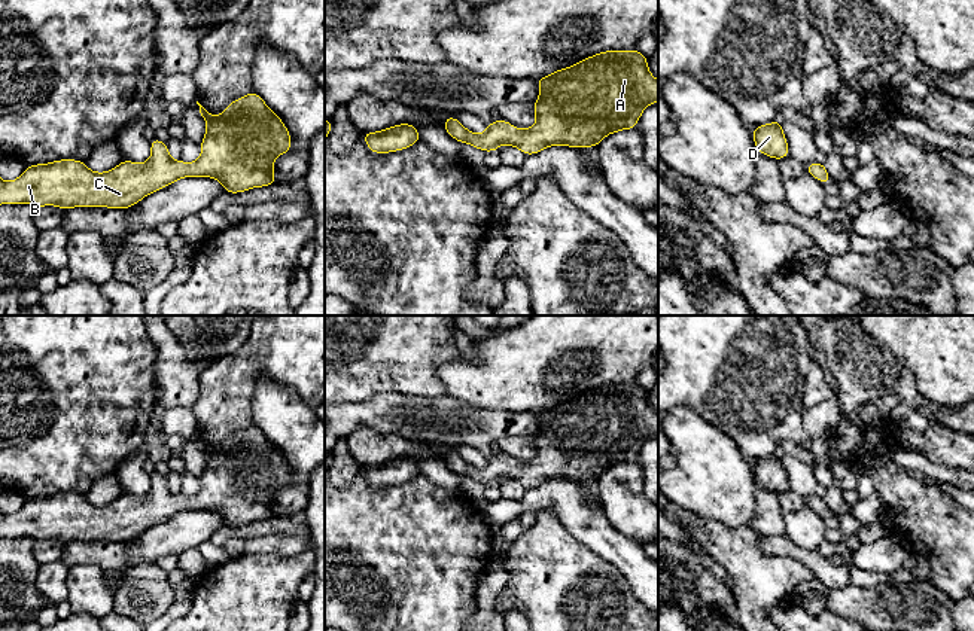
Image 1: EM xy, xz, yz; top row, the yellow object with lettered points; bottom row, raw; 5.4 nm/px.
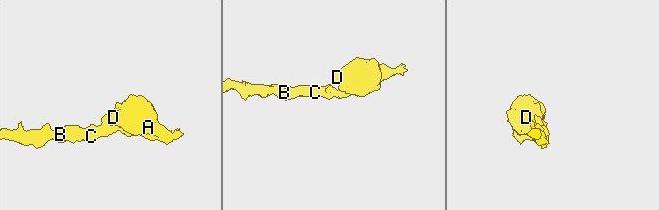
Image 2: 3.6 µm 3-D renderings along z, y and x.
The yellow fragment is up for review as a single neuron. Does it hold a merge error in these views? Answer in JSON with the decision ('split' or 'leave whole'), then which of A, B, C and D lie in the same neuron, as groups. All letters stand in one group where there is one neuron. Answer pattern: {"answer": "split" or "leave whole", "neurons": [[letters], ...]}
{"answer": "leave whole", "neurons": [["A", "B", "C", "D"]]}

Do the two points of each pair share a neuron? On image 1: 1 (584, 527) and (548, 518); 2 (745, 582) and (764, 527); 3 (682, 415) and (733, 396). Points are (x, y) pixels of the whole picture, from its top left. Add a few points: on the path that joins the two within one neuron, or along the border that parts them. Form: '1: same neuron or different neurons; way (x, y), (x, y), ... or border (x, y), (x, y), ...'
1: different neurons; border (536, 511), (551, 509), (586, 545)
2: different neurons; border (748, 526), (757, 535)
3: different neurons; border (673, 407), (690, 407), (723, 430)

